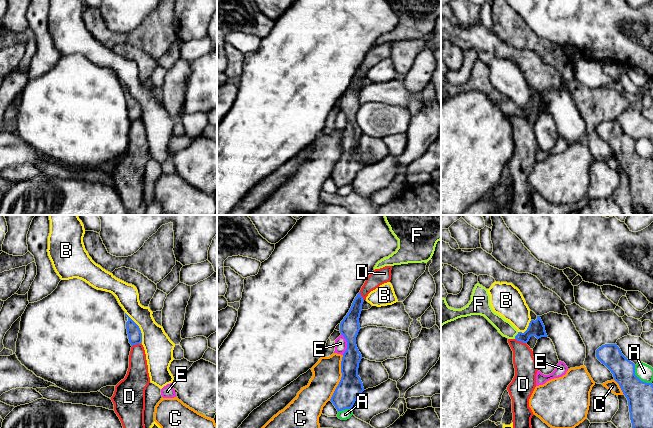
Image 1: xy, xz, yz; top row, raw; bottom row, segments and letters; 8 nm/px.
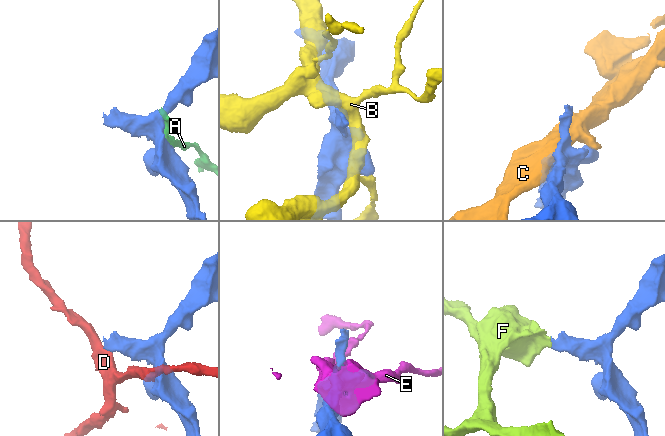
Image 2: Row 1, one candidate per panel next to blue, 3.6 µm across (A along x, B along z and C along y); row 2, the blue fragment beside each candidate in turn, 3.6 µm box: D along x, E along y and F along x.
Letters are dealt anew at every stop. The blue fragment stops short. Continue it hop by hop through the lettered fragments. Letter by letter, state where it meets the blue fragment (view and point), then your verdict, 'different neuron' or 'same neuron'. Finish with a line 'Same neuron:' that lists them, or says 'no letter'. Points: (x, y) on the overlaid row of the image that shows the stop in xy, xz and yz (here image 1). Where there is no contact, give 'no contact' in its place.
A: yz (638, 378) | different neuron
B: xy (138, 327) | different neuron
C: xz (341, 378) | different neuron
D: yz (520, 341) | different neuron
E: xz (347, 344) | different neuron
F: yz (516, 335) | same neuron
Same neuron: F

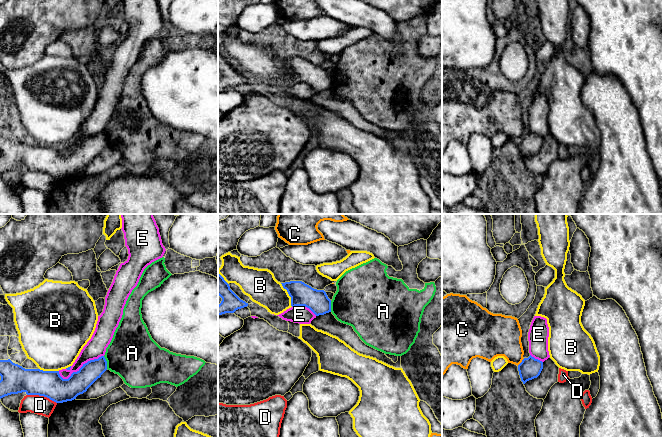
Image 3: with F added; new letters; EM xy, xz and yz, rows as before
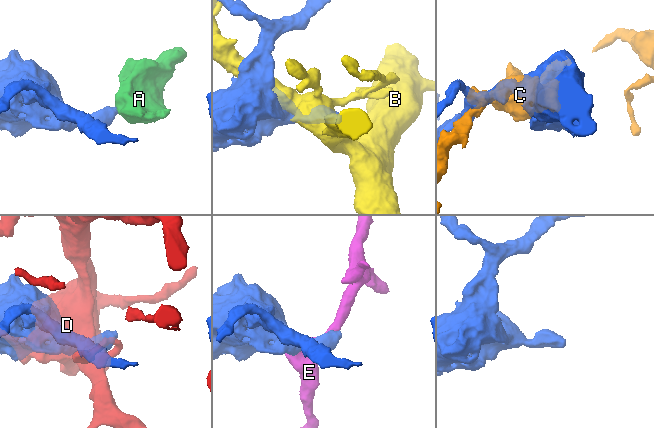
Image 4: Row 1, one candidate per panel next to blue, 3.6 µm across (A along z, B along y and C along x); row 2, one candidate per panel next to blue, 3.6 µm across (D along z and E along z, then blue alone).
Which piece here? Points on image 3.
A: xy (106, 362) | different neuron
B: xz (289, 295) | different neuron
C: yz (521, 362) | different neuron
D: xy (42, 395) | different neuron
E: xy (81, 367) | different neuron
Same neuron: no letter

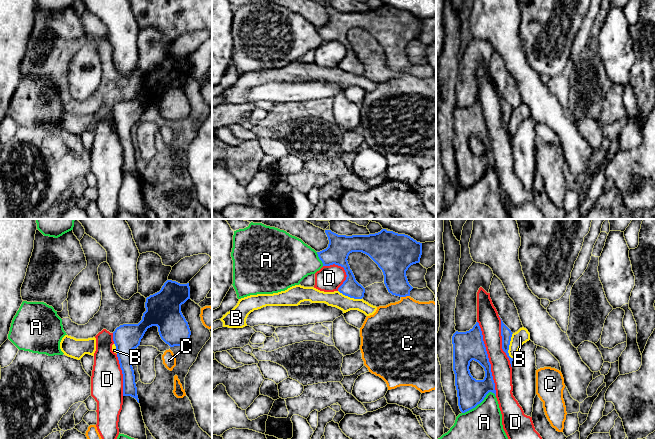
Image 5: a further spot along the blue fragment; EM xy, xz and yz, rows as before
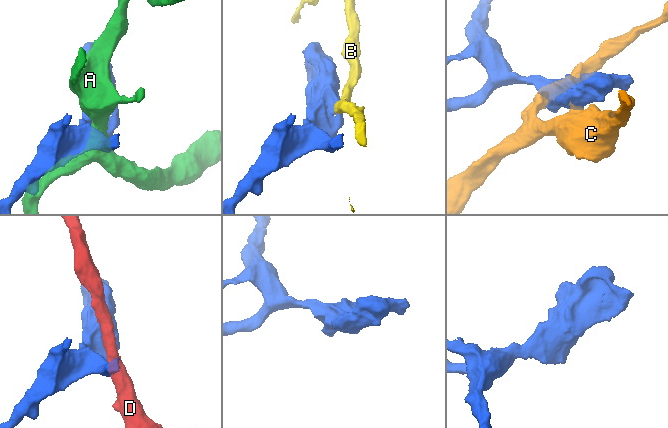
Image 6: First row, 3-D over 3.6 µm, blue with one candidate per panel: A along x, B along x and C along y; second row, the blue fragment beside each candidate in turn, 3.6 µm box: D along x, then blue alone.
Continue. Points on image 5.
A: yz (479, 403) | different neuron
B: yz (508, 346) | different neuron
C: xz (405, 296) | different neuron
D: yz (488, 358) | different neuron
Same neuron: no letter

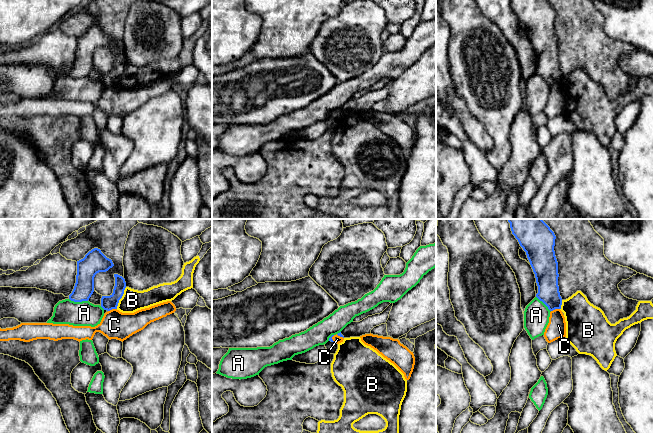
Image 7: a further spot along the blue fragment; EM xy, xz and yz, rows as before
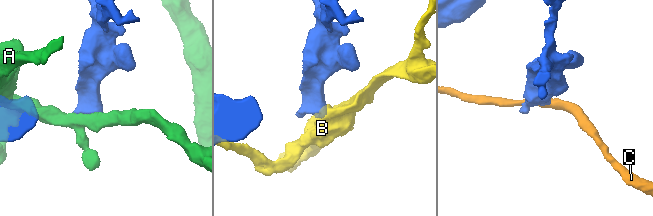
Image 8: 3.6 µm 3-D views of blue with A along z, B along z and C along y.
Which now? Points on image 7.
A: xy (78, 301) | different neuron
B: xy (121, 297) | different neuron
C: xy (112, 308) | different neuron
Same neuron: no letter

